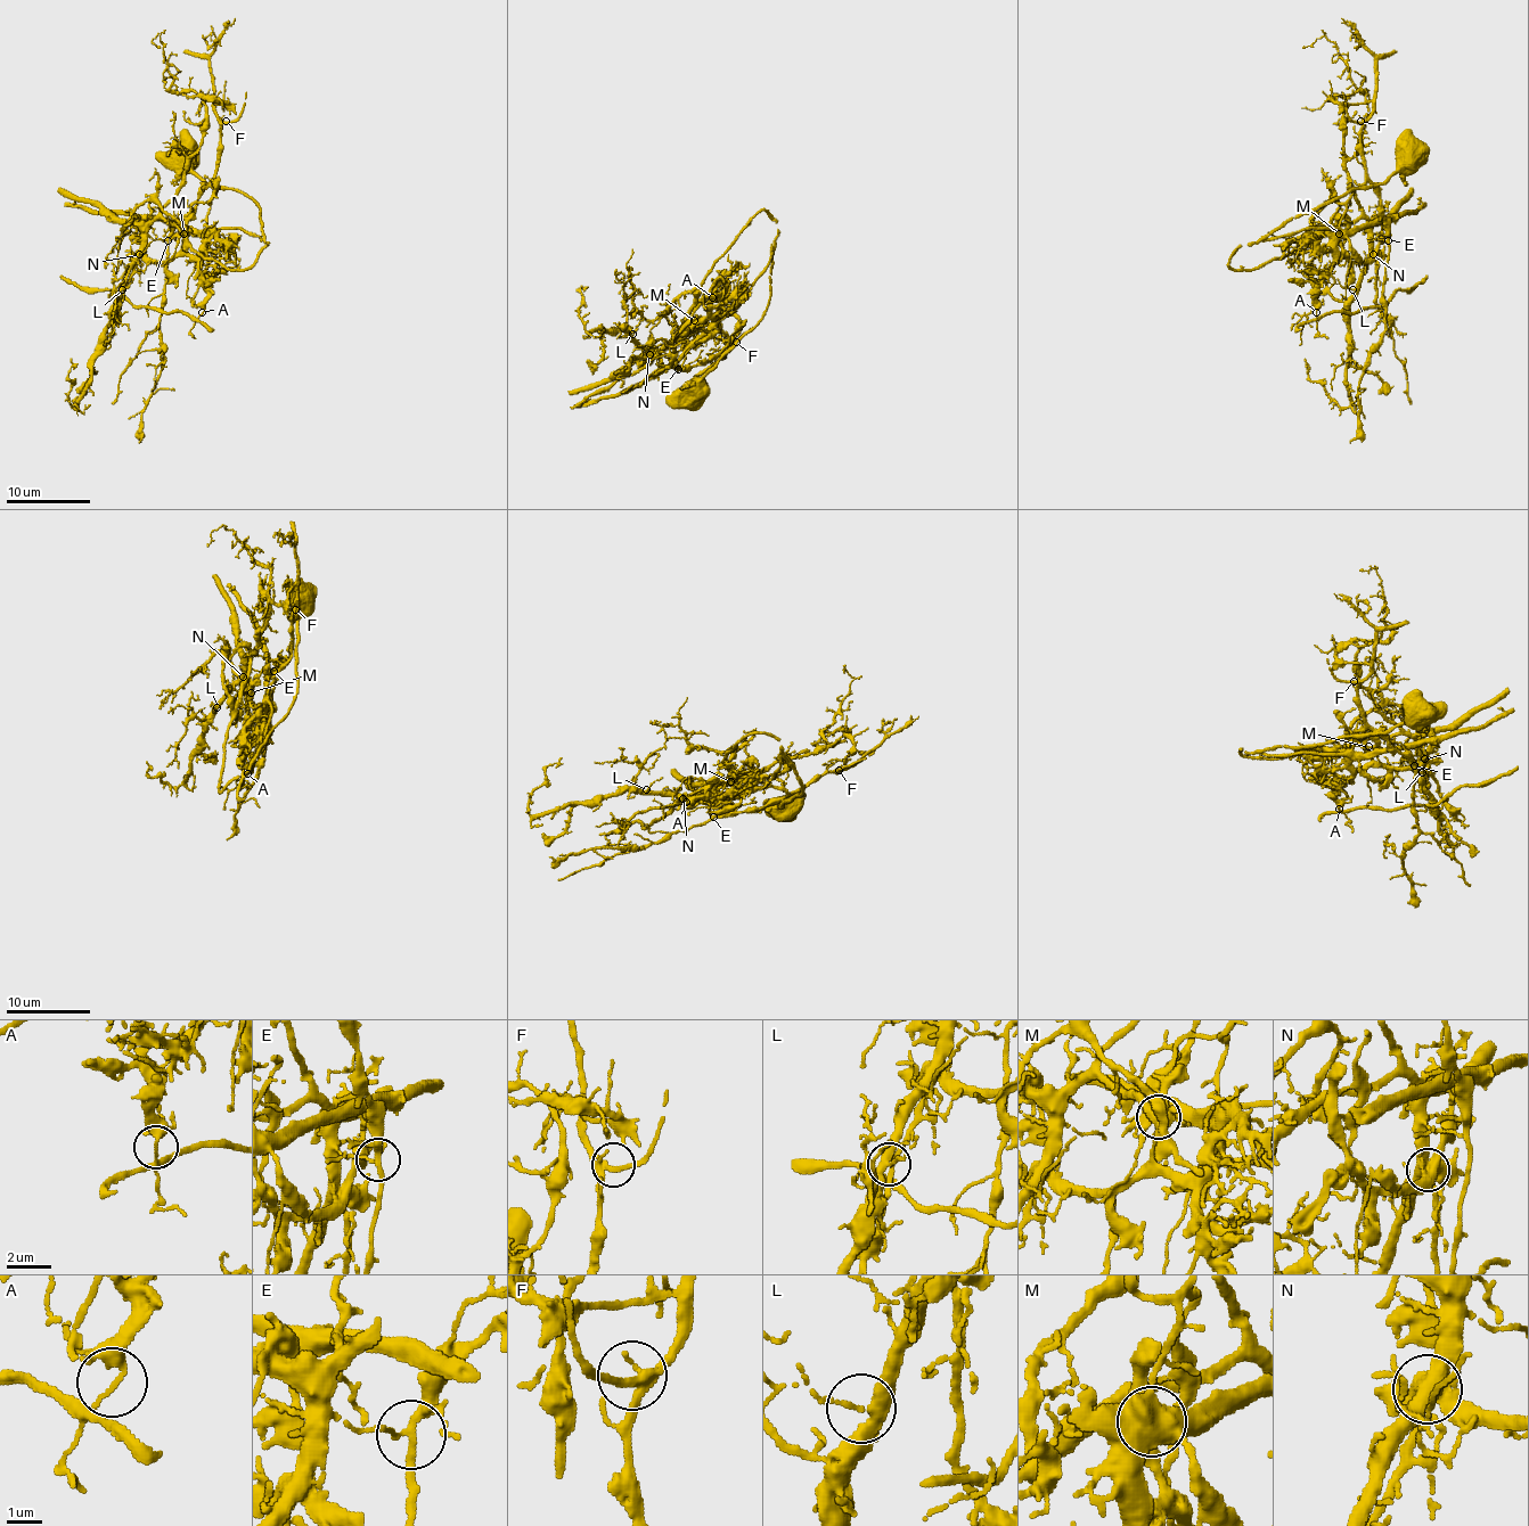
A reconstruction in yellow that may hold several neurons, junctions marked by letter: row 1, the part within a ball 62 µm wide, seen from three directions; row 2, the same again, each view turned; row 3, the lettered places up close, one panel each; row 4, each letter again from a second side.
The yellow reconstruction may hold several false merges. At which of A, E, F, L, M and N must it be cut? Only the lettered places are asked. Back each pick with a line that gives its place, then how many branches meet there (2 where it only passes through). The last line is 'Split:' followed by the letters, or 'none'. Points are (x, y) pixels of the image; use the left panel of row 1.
A: at (202, 312); 2 branches meet
E: at (168, 240); 4 branches meet
M: at (184, 234); 6 branches meet
N: at (139, 254); 7 branches meet
Split: A, E, M, N

